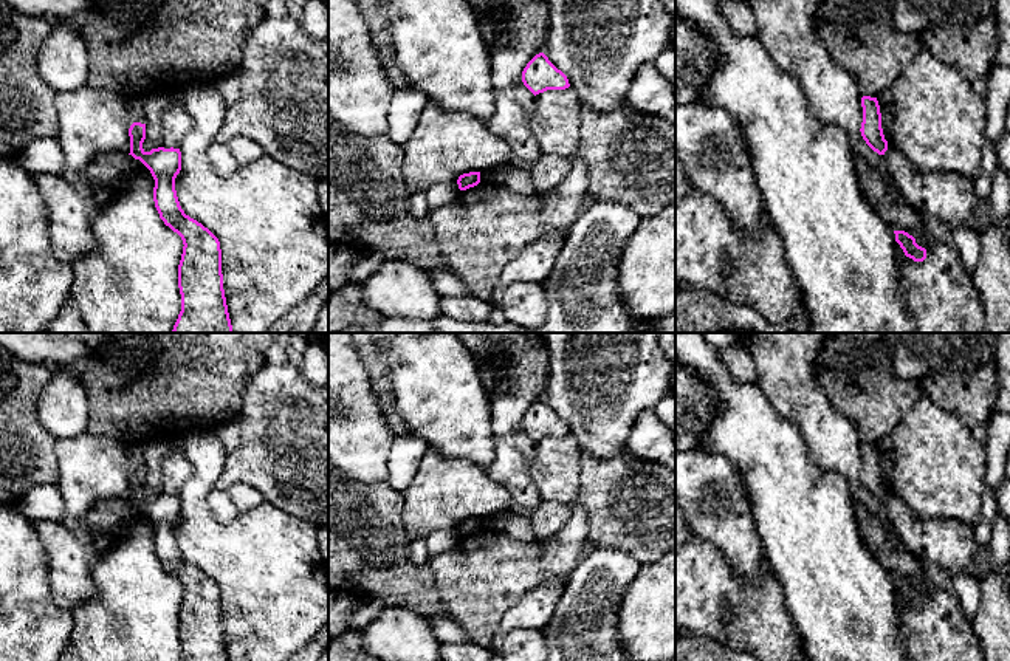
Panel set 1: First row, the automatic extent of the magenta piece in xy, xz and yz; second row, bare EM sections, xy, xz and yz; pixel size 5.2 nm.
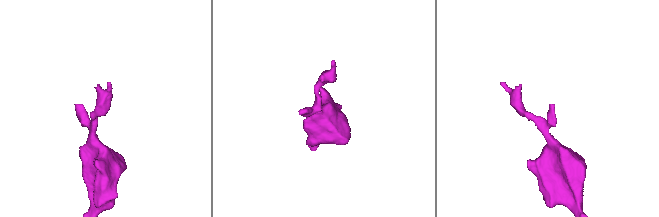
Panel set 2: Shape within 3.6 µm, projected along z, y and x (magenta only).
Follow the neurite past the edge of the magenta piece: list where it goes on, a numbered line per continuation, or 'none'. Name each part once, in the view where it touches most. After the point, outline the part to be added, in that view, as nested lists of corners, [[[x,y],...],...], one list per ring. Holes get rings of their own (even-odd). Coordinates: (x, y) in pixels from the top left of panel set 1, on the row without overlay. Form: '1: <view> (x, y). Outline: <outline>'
none

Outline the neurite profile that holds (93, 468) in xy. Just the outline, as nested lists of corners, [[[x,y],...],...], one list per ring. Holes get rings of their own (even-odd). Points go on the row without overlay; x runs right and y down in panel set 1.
[[[82,432],[73,438],[57,438],[54,452],[60,478],[57,483],[64,512],[70,519],[84,520],[87,512],[104,500],[130,500],[129,475],[133,469],[146,471],[143,444],[135,437],[90,435]]]

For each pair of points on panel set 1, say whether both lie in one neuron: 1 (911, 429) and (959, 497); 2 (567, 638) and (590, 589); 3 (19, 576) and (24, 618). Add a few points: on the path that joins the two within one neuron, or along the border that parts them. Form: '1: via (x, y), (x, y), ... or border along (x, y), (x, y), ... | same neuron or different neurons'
1: via (928, 446), (931, 462), (945, 480) | same neuron
2: via (580, 626), (584, 621), (590, 601) | same neuron
3: via (19, 587), (19, 607) | same neuron

